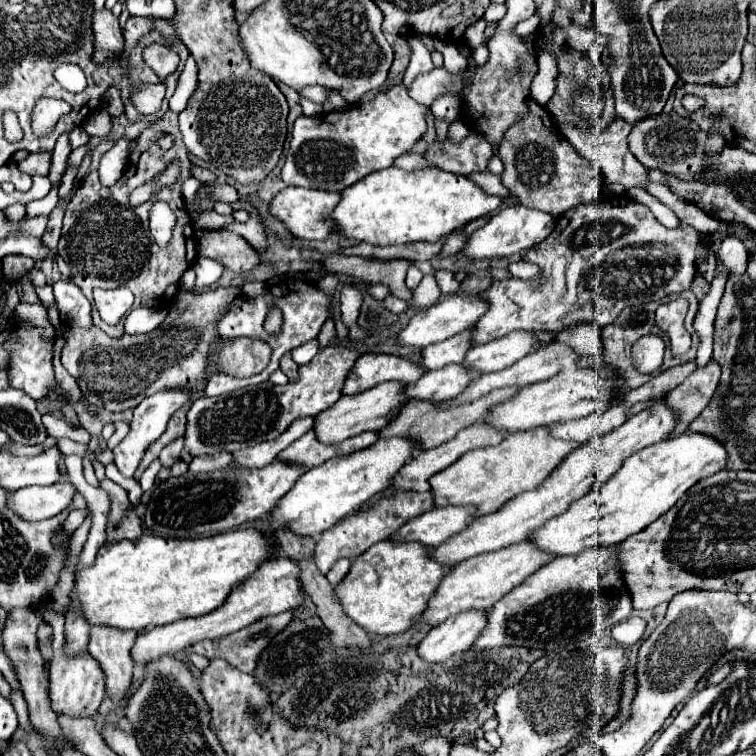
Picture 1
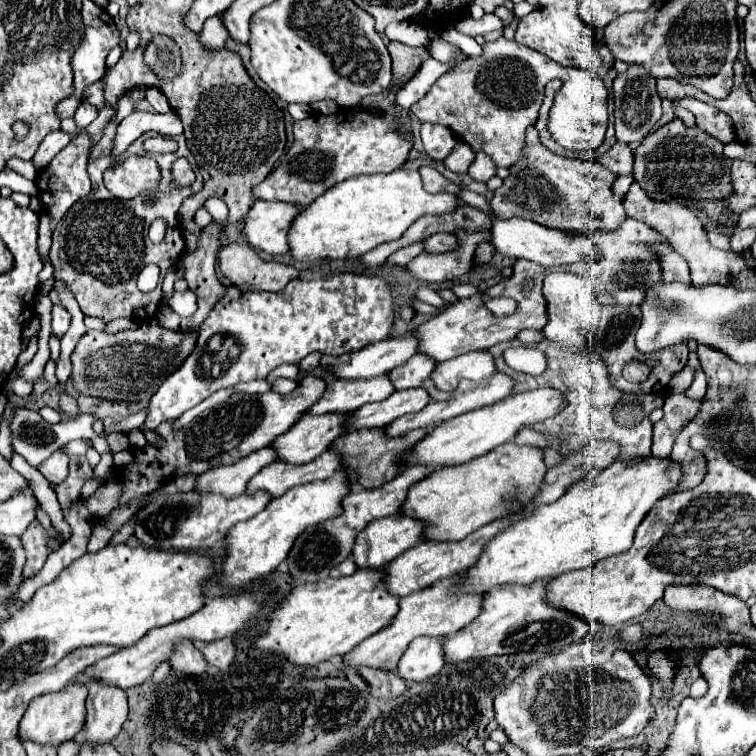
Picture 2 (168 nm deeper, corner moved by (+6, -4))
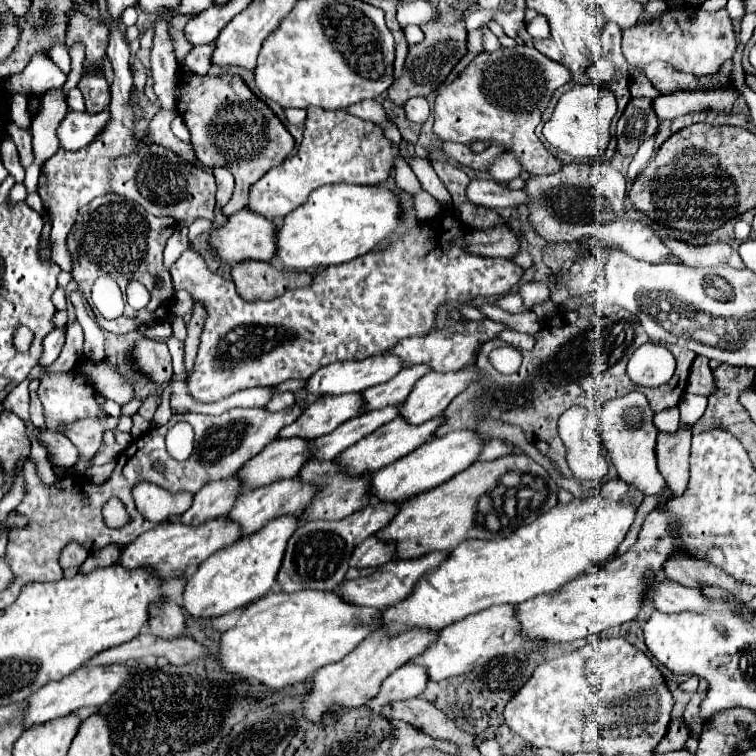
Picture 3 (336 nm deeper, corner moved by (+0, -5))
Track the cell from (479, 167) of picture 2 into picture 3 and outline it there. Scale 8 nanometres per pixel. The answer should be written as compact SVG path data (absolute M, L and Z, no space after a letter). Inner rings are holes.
M507 153L507 155L499 157L499 159L495 159L495 163L493 163L491 171L489 171L489 177L495 179L497 183L509 183L511 179L519 177L521 173L523 173L523 167L521 167L517 155Z

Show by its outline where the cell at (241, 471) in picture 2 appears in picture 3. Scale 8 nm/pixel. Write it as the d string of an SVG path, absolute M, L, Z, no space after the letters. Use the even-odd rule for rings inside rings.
M235 477L221 479L219 483L209 483L197 495L193 505L181 515L181 521L191 527L199 527L211 519L223 517L231 511L239 495L239 483Z

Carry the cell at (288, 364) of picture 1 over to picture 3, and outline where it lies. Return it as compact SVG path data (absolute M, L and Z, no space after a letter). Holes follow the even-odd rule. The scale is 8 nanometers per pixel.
M277 393L277 395L271 397L271 401L265 405L265 409L271 411L271 413L275 413L275 411L283 411L283 409L287 409L291 405L295 405L293 393Z

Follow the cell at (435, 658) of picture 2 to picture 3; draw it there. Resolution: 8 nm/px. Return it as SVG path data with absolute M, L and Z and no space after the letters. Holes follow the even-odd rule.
M403 665L397 671L393 671L381 685L381 691L375 695L375 699L369 701L371 713L381 713L381 709L393 701L405 701L419 697L427 685L427 673L423 673L421 667Z

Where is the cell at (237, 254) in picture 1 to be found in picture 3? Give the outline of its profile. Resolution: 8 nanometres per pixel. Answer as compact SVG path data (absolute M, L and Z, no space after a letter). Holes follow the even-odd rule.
M239 263L239 267L231 267L231 275L233 275L233 283L237 285L237 293L247 301L271 301L281 297L289 289L307 287L313 281L309 273L291 271L291 275L287 275L287 271L279 271L277 267L271 267L271 263Z

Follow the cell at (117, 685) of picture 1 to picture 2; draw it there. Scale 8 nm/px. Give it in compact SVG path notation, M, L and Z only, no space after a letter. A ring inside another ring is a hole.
M91 680L87 686L87 724L75 740L79 744L109 742L119 734L123 722L127 720L127 692L99 680Z

